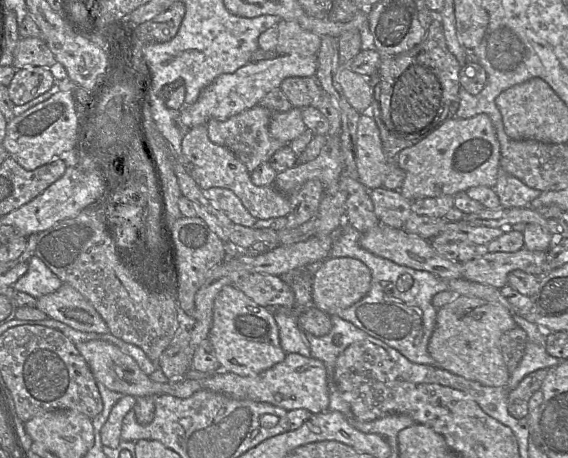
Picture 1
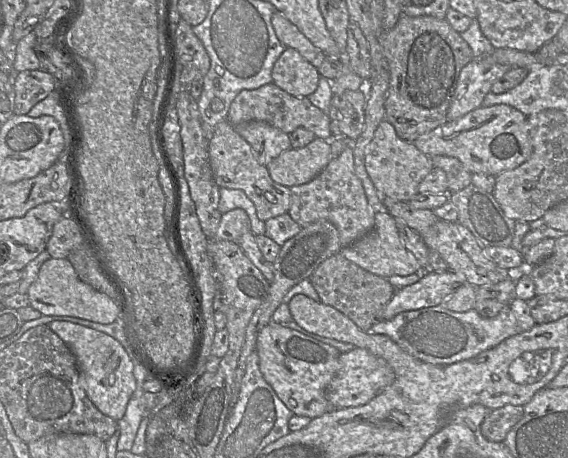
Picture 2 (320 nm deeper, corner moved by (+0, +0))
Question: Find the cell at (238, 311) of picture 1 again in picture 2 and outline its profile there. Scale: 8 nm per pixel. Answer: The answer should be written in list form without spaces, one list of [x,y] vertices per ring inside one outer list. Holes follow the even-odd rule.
[[[271,321],[258,333],[255,350],[259,356],[259,368],[264,379],[295,415],[312,419],[335,409],[326,397],[326,390],[338,369],[341,352],[336,348]]]

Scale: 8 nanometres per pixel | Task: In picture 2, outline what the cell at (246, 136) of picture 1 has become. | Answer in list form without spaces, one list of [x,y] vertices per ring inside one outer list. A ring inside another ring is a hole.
[[[274,83],[263,85],[257,89],[242,90],[230,105],[226,120],[234,127],[247,121],[263,121],[283,132],[290,134],[297,128],[312,131],[316,138],[331,140],[331,119],[321,109],[314,106],[305,96],[293,96]]]

